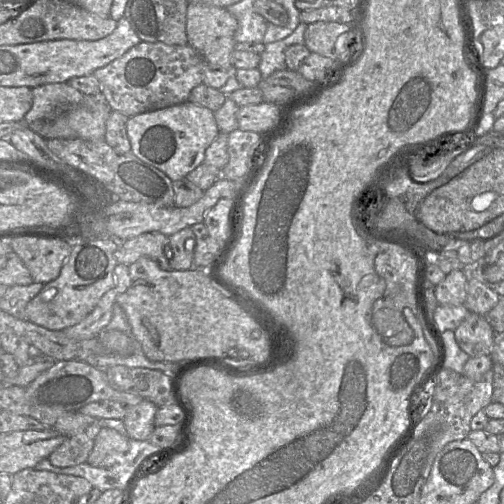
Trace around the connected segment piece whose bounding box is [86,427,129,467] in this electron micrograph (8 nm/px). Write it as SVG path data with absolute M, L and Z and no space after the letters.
M103 427L97 434L87 463L93 467L105 467L105 458L113 453L126 453L129 450L129 437L113 428Z

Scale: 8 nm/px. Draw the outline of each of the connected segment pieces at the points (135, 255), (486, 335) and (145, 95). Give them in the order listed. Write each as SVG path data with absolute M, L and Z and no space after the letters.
M143 233L124 242L119 243L114 257L118 264L131 265L140 257L148 257L153 260L160 269L170 271L169 260L171 254L164 253L164 248L169 243L168 236L157 233Z
M471 313L454 330L458 346L470 357L490 356L495 332L485 316Z
M141 41L120 58L93 72L111 109L127 117L188 101L193 88L203 83L204 58L189 44L167 45Z

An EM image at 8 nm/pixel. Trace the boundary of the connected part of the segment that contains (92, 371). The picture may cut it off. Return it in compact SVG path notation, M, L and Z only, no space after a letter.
M62 360L53 364L25 387L26 401L29 405L28 416L51 428L56 419L66 412L77 412L85 405L97 401L115 401L125 406L134 406L144 398L138 394L113 389L104 369L99 369L81 360Z

